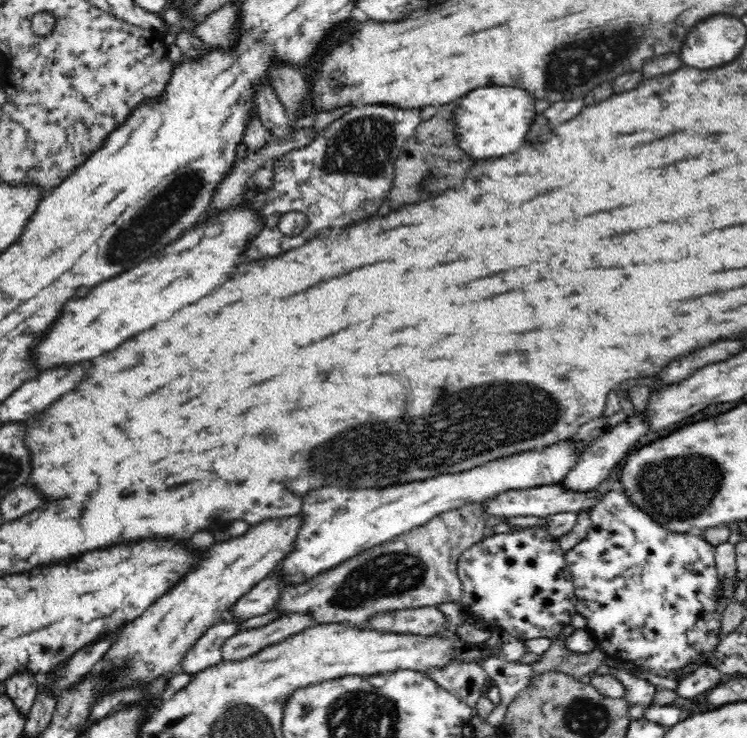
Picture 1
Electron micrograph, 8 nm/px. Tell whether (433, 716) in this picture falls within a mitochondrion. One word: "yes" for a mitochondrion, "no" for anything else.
no

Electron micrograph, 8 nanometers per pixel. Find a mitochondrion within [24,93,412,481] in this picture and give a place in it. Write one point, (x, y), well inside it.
(140, 232)

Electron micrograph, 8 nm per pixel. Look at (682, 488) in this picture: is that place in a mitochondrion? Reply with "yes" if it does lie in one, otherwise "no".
yes

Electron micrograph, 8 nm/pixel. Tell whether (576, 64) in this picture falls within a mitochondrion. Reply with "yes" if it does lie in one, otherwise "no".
yes

